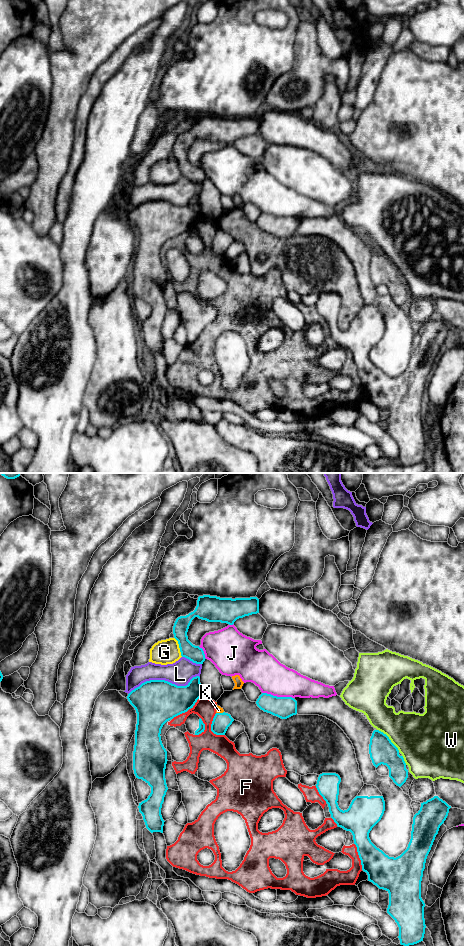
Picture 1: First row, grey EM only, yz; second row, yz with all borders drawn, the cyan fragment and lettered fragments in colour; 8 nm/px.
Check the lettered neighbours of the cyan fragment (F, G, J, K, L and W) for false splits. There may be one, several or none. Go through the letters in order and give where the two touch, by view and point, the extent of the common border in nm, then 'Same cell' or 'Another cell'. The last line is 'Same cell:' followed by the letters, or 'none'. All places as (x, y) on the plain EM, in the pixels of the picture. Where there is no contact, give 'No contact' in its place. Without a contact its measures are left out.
F: Touches cyan at yz (187, 230). Shared border 320 nm. Another cell
G: Touches cyan at yz (179, 167). Shared border 170 nm. Another cell
J: Touches cyan at yz (278, 217). Shared border 260 nm. Another cell
K: Touches cyan at yz (219, 233). Shared border 70 nm. Same cell
L: Touches cyan at yz (163, 200). Shared border 600 nm. Another cell
W: Touches cyan at yz (389, 259). Shared border 260 nm. Another cell
Same cell: K

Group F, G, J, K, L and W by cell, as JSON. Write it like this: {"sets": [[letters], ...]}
{"sets": [["F"], ["G"], ["J"], ["K"], ["L"], ["W"]]}

